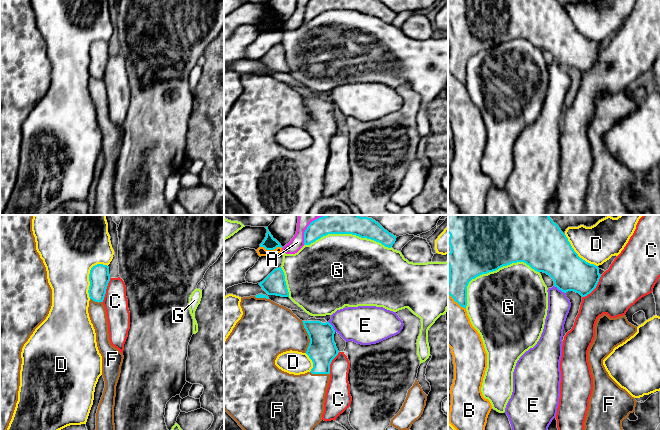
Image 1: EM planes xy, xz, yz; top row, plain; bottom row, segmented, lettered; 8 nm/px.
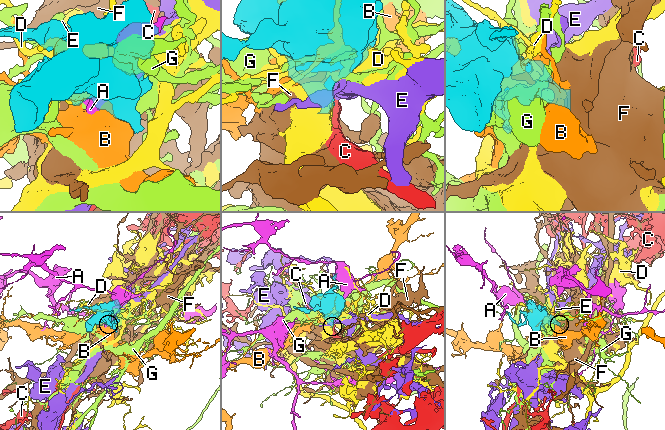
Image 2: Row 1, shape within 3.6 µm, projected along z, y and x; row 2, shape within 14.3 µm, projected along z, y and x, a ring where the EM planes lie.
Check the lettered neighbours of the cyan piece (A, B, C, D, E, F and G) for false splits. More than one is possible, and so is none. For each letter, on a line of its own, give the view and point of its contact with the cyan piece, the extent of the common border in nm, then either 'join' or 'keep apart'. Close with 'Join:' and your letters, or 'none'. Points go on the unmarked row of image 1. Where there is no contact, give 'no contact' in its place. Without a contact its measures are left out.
A: xz (304, 10) | 180 nm | keep apart
B: xz (271, 25) | 180 nm | keep apart
C: yz (594, 64) | 240 nm | keep apart
D: xy (89, 52) | 320 nm | keep apart
E: yz (560, 65) | 120 nm | keep apart
F: xz (309, 113) | 260 nm | join
G: yz (490, 47) | 650 nm | keep apart
Join: F

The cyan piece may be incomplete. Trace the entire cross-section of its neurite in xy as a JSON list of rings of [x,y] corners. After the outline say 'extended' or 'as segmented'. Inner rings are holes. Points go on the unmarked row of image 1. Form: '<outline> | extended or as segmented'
[[[103,40],[93,42],[90,46],[89,57],[88,89],[95,105],[97,123],[102,132],[102,151],[105,157],[105,164],[96,189],[94,215],[115,215],[116,162],[124,132],[110,119],[106,86],[102,79],[110,57],[109,43]]] | extended

